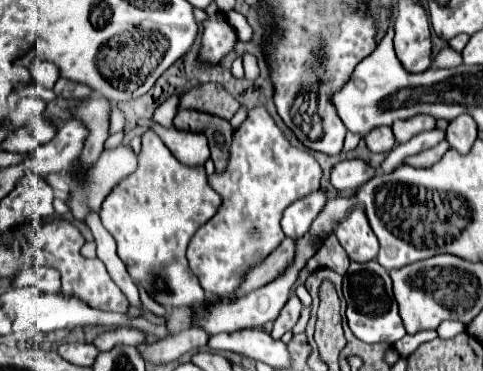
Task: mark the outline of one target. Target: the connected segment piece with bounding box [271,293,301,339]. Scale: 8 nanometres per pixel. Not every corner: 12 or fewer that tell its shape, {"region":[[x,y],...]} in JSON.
{"region":[[295,293],[273,323],[271,337],[281,339],[297,323],[301,301]]}

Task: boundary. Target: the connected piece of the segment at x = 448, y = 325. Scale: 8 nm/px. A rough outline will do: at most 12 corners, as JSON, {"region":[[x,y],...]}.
{"region":[[443,321],[437,327],[441,339],[451,339],[465,331],[461,321]]}

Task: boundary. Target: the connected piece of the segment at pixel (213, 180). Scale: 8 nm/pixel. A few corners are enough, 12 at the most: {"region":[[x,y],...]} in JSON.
{"region":[[265,107],[235,129],[209,177],[217,215],[189,267],[205,295],[231,295],[285,239],[283,209],[321,167]]}

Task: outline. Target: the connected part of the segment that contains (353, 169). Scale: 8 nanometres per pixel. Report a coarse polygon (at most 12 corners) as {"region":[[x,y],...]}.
{"region":[[363,159],[341,161],[331,171],[339,191],[353,191],[375,173]]}

